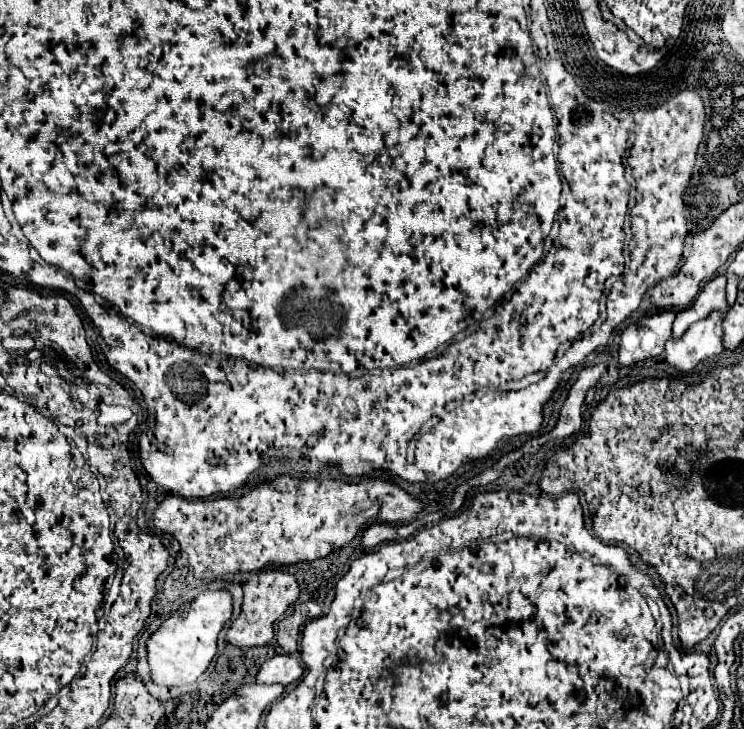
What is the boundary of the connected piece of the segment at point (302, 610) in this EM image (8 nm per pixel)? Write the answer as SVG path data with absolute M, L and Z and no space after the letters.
M304 602L304 604L298 604L294 608L294 612L290 616L286 616L280 624L278 624L278 634L276 634L276 640L278 644L282 646L282 650L286 654L294 654L296 648L298 648L298 632L300 628L308 622L310 616L320 616L322 610L316 602Z

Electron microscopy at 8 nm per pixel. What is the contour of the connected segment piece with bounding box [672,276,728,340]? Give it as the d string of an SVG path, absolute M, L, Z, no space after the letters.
M716 276L714 280L710 280L702 292L696 296L694 304L680 310L676 314L676 320L674 320L674 330L672 330L672 338L674 340L680 340L682 334L698 320L702 318L708 318L714 310L718 312L724 312L728 308L726 304L726 296L724 296L724 288L726 288L726 278L724 276Z

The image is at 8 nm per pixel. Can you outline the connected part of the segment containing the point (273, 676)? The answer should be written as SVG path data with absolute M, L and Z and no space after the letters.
M274 656L260 666L256 676L258 684L280 684L288 688L302 676L302 664L294 656Z

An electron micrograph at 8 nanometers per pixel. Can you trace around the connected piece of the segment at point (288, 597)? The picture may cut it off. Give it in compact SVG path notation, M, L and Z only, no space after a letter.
M266 570L262 574L252 574L250 580L244 584L244 602L240 616L232 622L226 640L240 648L254 648L266 646L274 638L274 622L284 616L284 612L298 600L300 588L296 578L284 570Z

